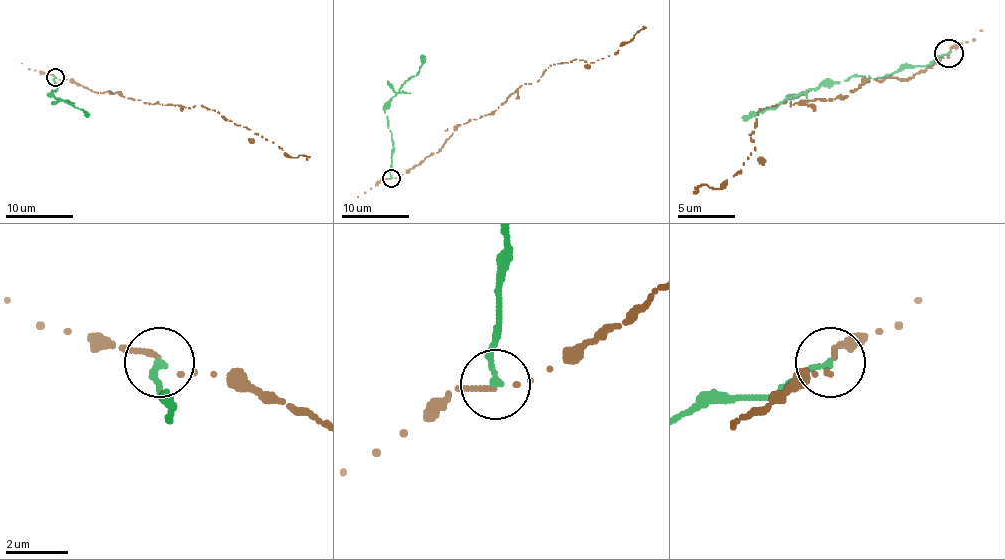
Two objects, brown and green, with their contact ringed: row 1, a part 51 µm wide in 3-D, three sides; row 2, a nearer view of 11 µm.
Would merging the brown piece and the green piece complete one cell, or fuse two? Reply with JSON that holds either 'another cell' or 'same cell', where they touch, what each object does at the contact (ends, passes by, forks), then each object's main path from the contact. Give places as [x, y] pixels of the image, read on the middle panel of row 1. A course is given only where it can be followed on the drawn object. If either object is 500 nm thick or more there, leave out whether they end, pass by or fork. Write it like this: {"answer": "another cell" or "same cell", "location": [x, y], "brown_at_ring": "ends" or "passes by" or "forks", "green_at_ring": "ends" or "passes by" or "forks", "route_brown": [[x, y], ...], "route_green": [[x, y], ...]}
{"answer": "another cell", "location": [391, 178], "brown_at_ring": "ends", "green_at_ring": "ends", "route_brown": [[391, 179], [432, 155], [460, 125], [491, 114], [550, 65], [576, 59], [594, 62], [615, 53], [645, 26]], "route_green": [[391, 177], [393, 142], [384, 106], [416, 74], [423, 55]]}

